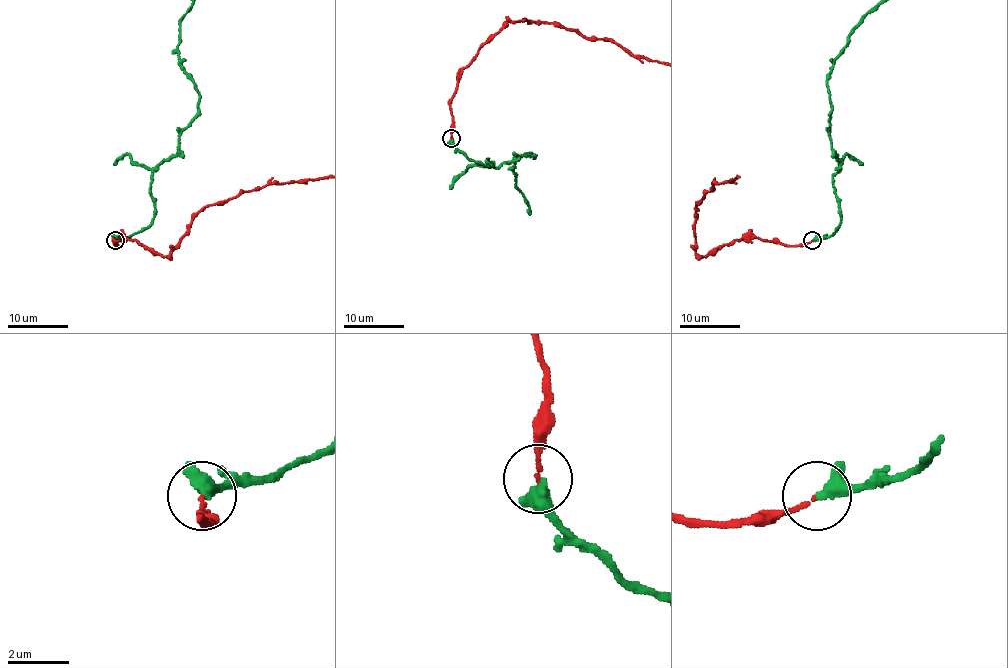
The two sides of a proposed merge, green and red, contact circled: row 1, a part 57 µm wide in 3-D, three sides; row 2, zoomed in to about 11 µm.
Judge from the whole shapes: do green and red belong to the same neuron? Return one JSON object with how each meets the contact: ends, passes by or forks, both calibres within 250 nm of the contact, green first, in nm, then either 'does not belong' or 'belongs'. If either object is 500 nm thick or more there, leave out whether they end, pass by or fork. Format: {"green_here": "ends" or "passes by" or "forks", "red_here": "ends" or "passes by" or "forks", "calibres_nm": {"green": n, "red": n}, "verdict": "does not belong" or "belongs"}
{"green_here": "passes by", "red_here": "ends", "calibres_nm": {"green": 340, "red": 140}, "verdict": "belongs"}

